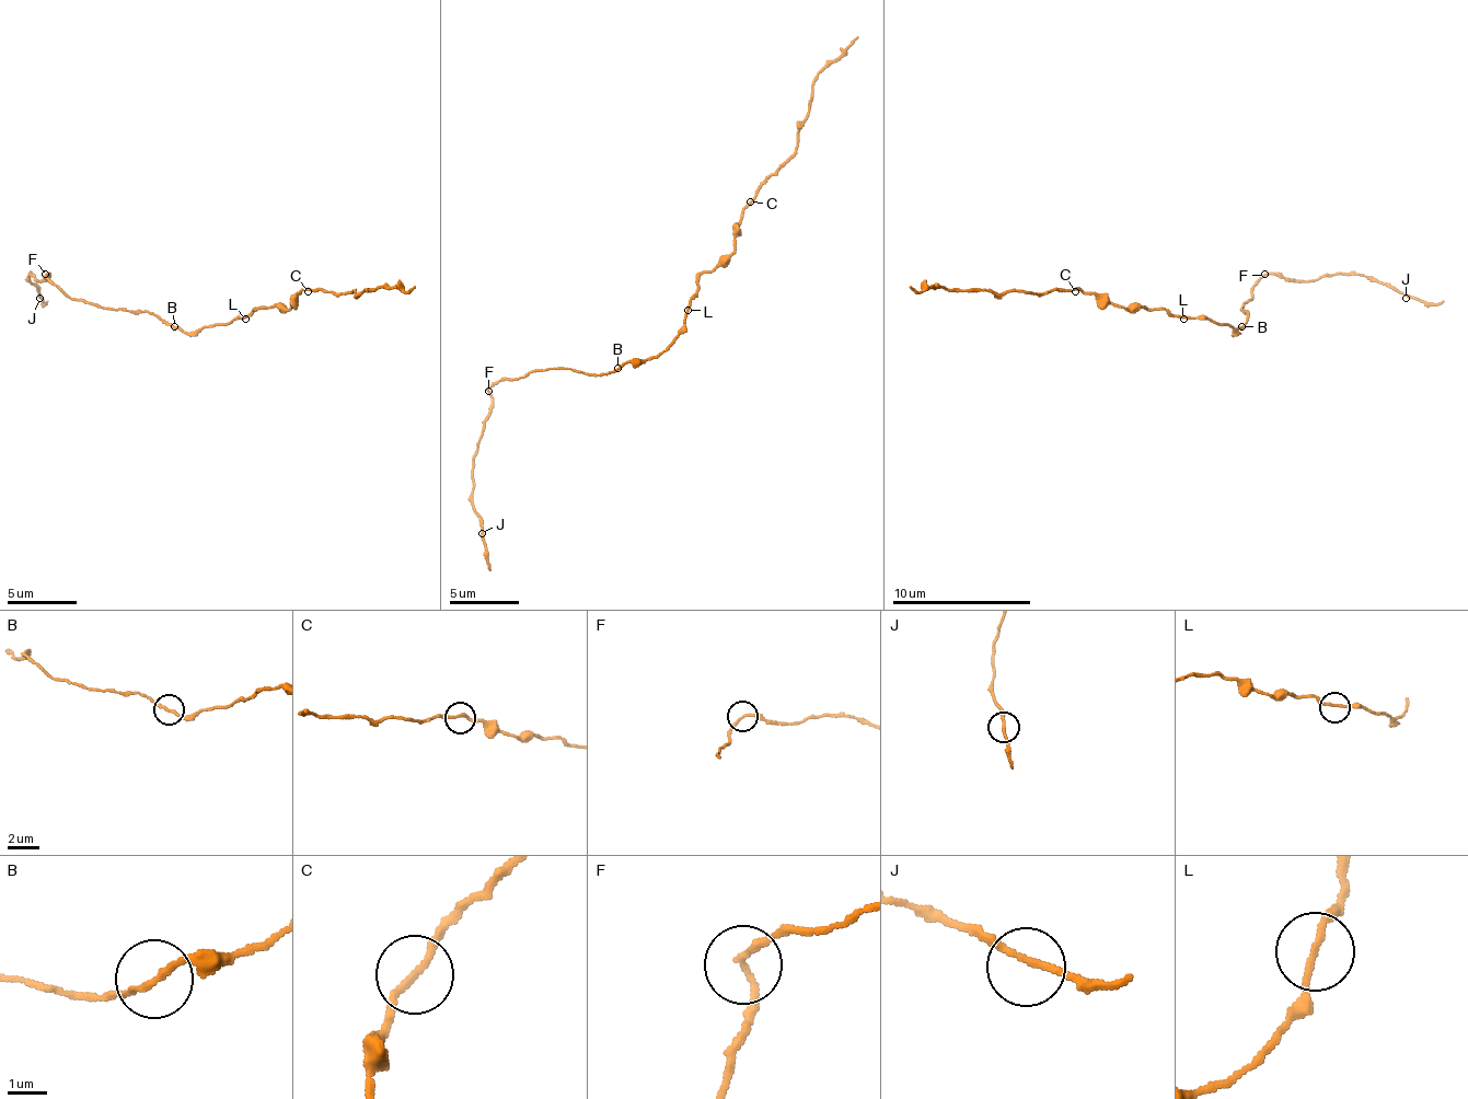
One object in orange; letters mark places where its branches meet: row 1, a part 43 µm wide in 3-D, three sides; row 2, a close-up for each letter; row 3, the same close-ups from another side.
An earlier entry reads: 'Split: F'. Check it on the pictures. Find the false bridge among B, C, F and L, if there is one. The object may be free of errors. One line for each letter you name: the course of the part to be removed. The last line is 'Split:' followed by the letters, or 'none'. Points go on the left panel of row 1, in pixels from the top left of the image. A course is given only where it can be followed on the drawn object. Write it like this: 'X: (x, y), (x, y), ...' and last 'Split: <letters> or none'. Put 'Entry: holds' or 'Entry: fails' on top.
Entry: holds
F: (46, 274), (49, 274), (43, 280), (29, 274), (46, 301)
Split: F

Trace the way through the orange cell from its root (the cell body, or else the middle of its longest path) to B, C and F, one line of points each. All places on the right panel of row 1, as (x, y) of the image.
B: (1228, 325), (1235, 333), (1243, 325)
C: (1228, 325), (1217, 325), (1208, 319), (1172, 315), (1166, 308), (1117, 308), (1102, 304), (1093, 295), (1075, 291)
F: (1228, 325), (1235, 333), (1246, 322), (1243, 304), (1252, 298), (1252, 284), (1263, 274)

